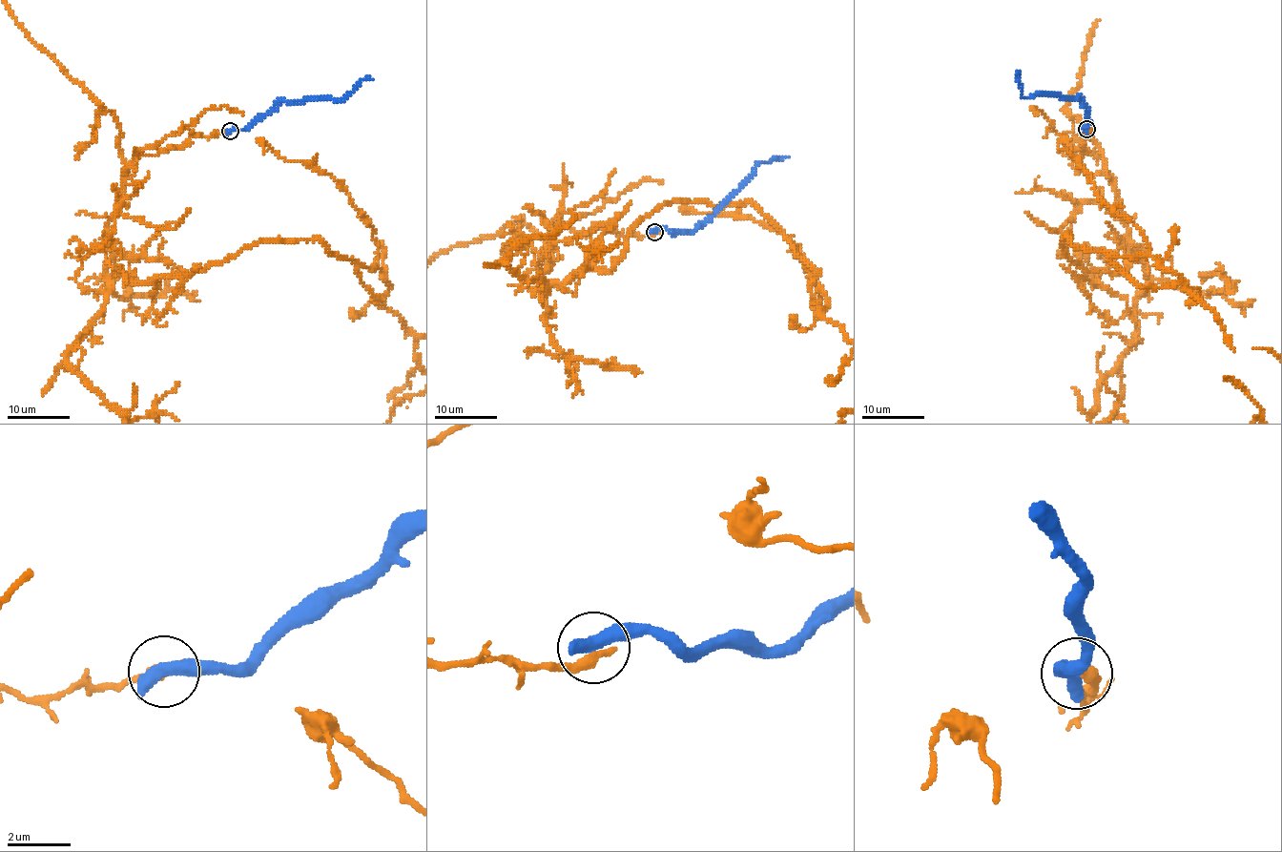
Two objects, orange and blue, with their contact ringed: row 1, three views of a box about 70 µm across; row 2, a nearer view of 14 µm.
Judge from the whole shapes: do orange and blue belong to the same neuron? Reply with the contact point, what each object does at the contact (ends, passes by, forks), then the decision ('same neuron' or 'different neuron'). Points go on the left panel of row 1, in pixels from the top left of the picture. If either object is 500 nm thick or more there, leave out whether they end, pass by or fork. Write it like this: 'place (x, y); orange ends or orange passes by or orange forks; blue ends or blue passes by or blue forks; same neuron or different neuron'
place (230, 131); different neuron

